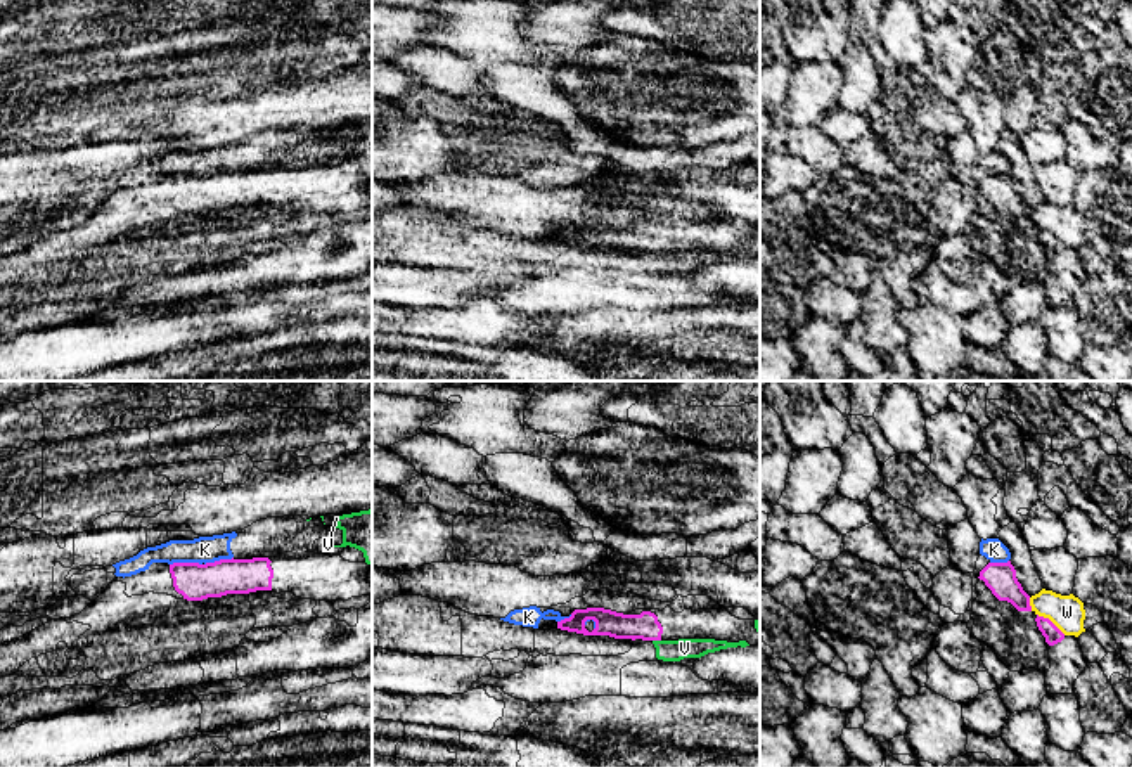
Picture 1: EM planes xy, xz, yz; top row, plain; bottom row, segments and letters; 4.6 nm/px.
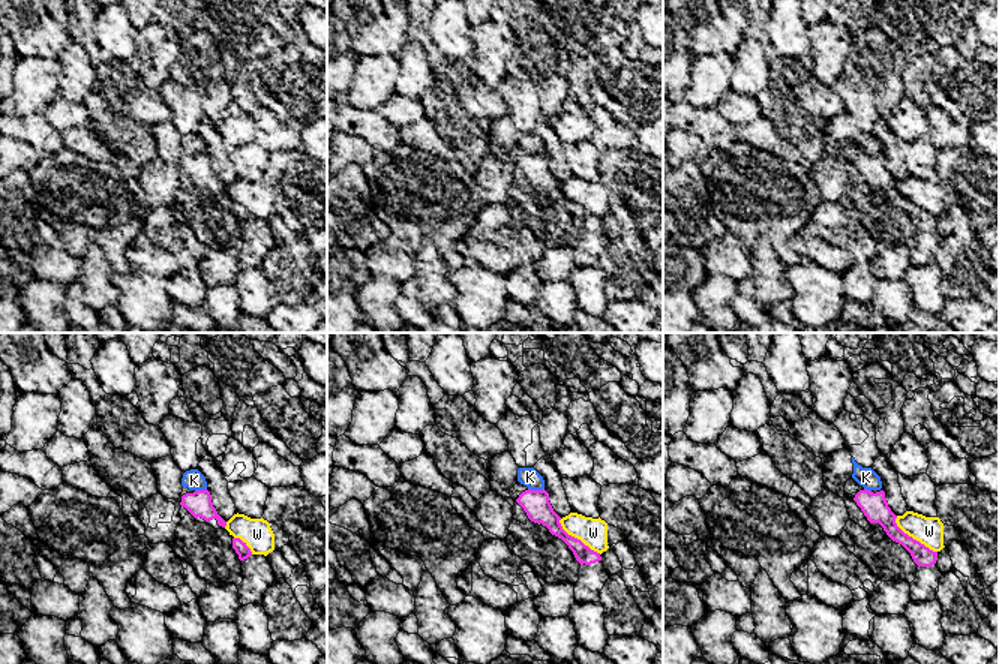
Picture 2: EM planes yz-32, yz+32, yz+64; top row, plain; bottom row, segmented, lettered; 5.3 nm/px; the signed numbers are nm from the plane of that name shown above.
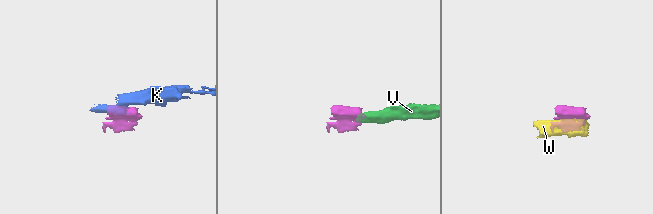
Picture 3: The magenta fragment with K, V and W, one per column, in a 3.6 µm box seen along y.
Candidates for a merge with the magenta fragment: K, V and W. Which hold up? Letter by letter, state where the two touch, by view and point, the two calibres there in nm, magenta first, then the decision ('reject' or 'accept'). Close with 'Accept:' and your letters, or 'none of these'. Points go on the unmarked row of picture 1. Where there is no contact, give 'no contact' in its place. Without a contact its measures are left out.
K: xy (186, 175) | 170/130 nm | reject
V: xz (656, 251) | 120/100 nm | reject
W: yz (1049, 232) | 80/160 nm | reject
Accept: none of these

